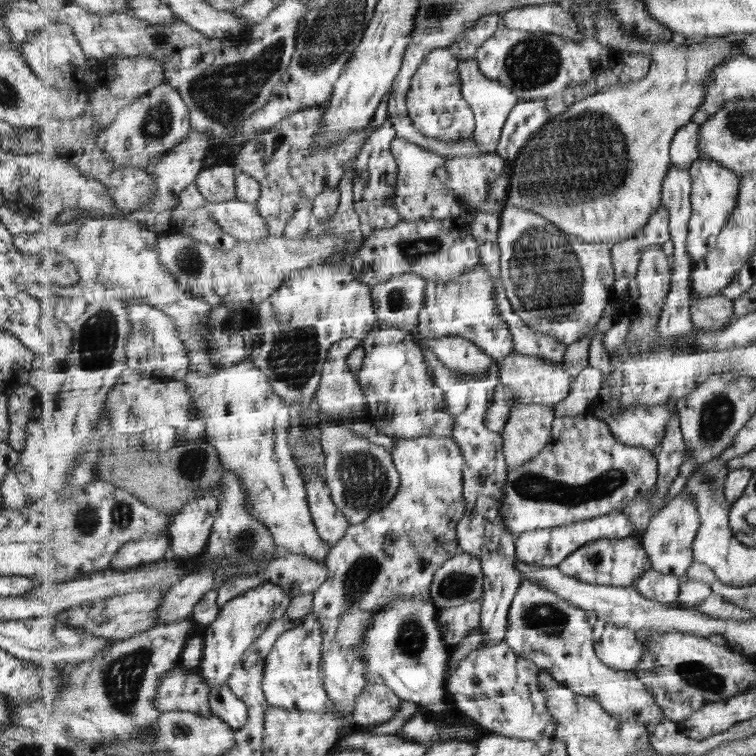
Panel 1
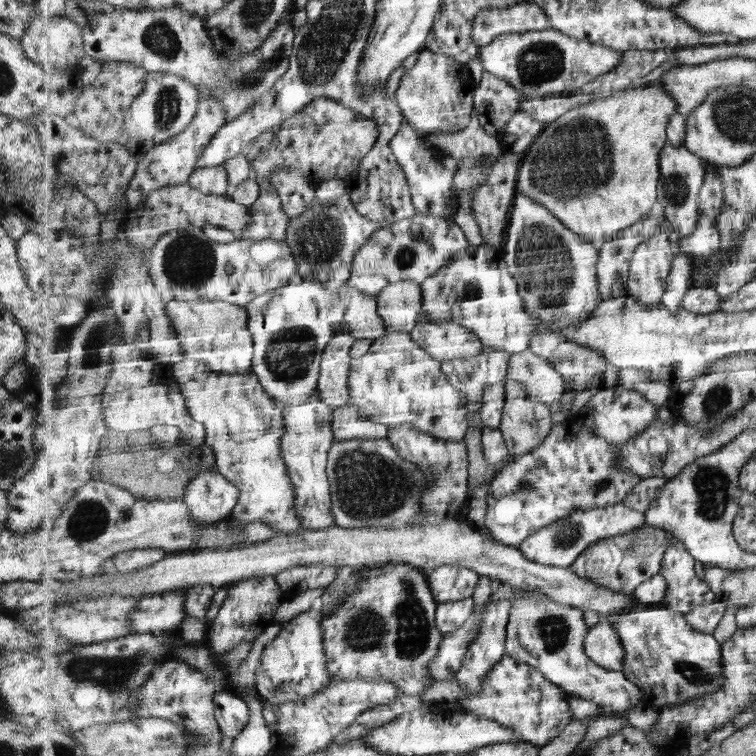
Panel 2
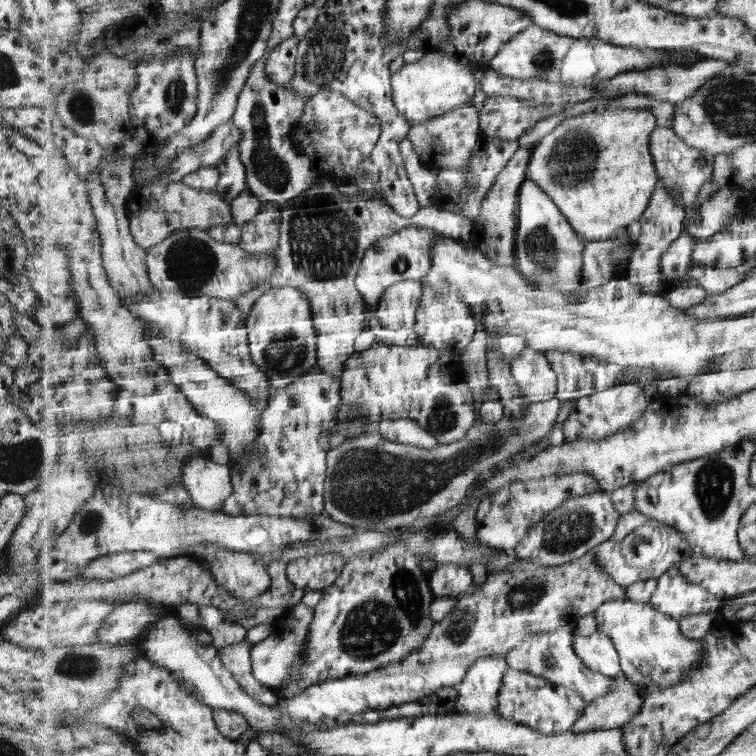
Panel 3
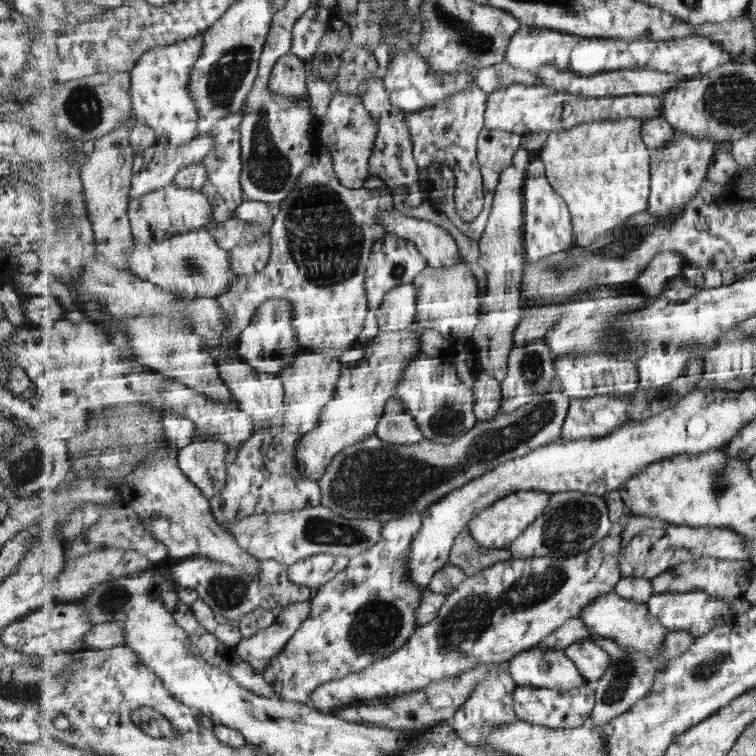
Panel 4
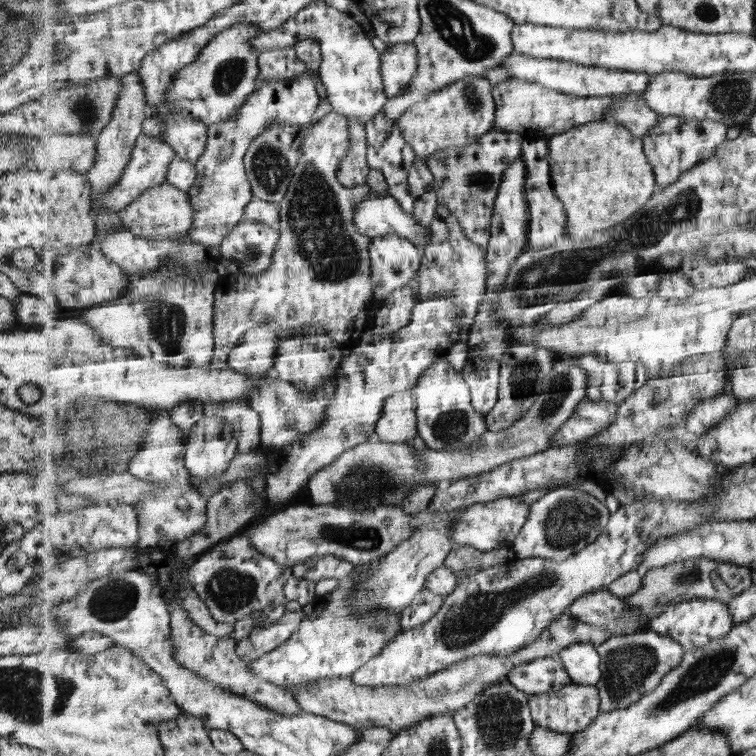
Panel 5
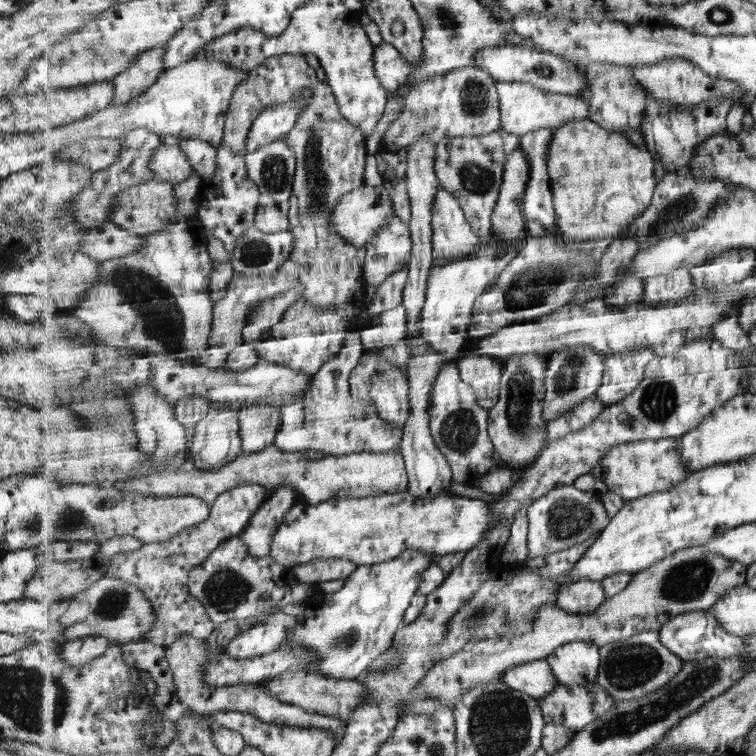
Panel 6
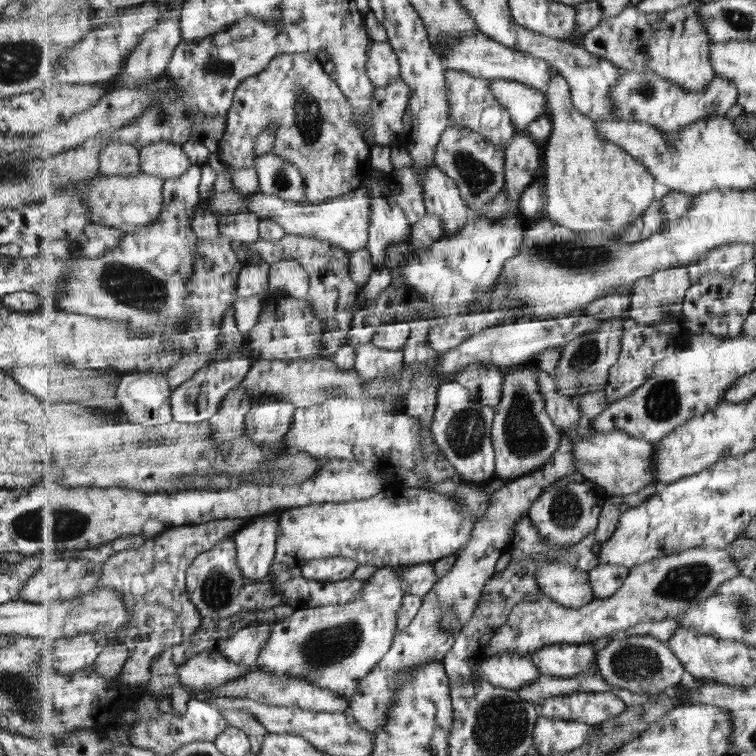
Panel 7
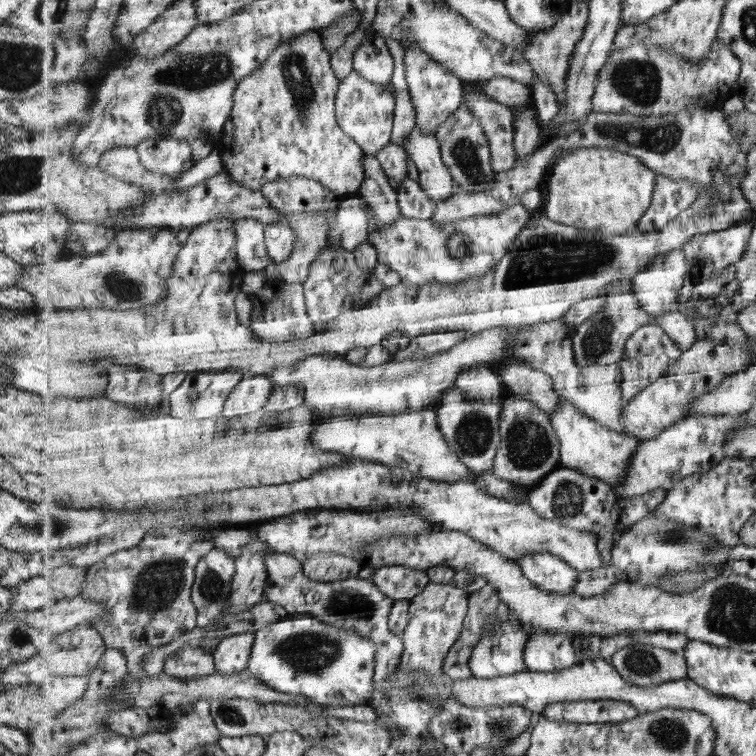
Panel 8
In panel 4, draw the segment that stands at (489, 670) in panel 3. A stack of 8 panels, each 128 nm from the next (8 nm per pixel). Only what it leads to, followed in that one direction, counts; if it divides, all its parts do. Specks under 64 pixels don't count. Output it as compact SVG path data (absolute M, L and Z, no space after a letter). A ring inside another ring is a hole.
M501 670L501 672L489 672L475 684L475 690L471 692L469 700L459 708L455 716L450 720L458 736L463 741L476 749L490 751L488 737L492 734L493 728L503 728L507 724L515 724L519 721L515 705L513 705L513 694L517 689L518 683L511 676L510 670Z

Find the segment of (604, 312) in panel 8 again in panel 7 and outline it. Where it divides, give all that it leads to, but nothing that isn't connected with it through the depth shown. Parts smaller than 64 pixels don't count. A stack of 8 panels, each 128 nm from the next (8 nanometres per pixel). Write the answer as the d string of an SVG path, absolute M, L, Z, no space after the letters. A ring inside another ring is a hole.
M627 314L605 320L593 334L575 338L563 348L561 362L559 362L557 370L552 373L558 380L557 385L559 385L561 394L573 398L595 390L603 391L609 382L611 367L617 364L619 354L621 354L623 338L626 328L629 326Z

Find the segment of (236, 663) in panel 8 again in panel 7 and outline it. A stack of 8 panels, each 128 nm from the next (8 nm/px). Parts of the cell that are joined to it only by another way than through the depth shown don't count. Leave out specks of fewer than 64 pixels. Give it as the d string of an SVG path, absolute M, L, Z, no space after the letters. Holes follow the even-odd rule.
M275 622L242 628L237 634L225 640L219 651L222 651L231 662L237 662L243 666L255 666L263 645L267 644L271 637L271 625L275 625Z

